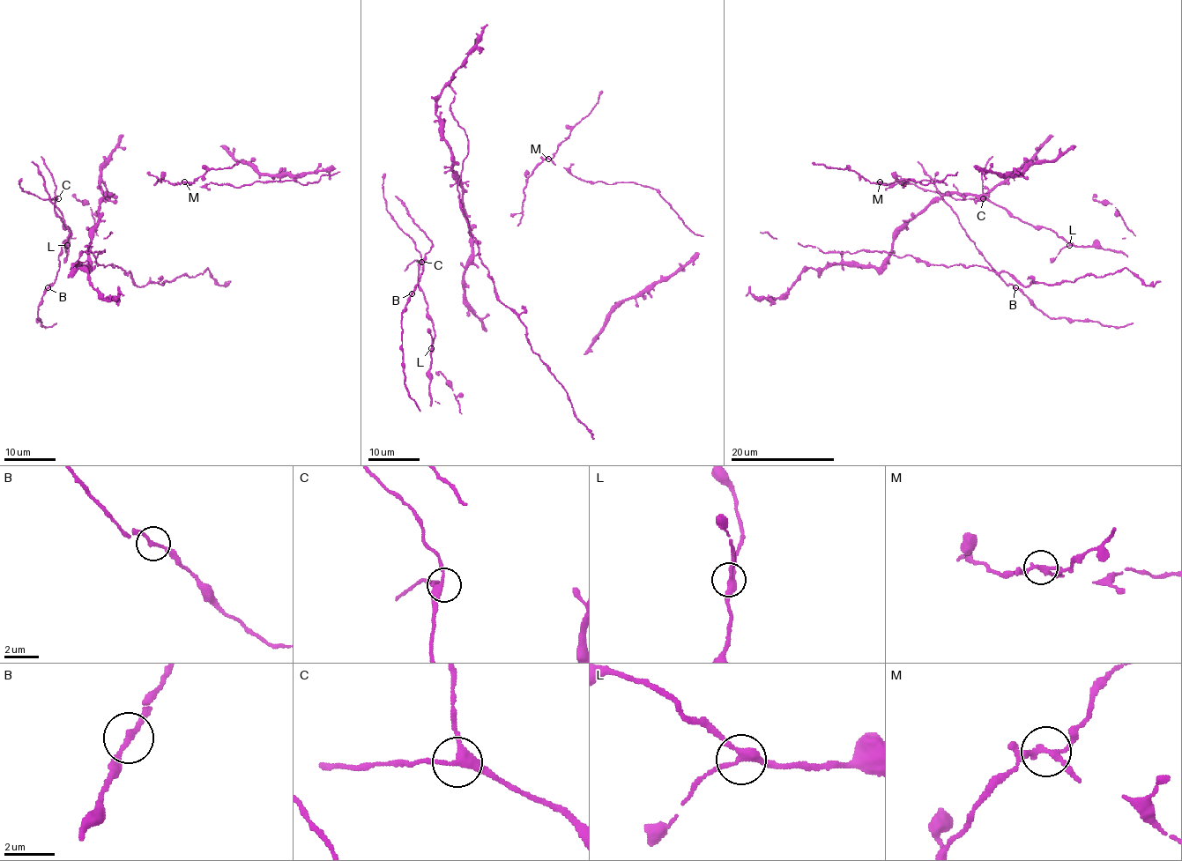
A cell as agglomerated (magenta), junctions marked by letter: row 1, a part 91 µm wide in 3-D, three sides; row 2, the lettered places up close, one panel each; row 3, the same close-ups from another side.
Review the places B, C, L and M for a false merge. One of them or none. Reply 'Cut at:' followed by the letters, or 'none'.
Cut at: M

